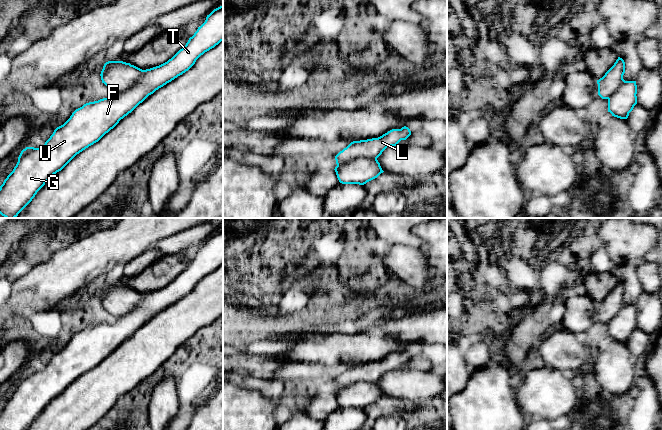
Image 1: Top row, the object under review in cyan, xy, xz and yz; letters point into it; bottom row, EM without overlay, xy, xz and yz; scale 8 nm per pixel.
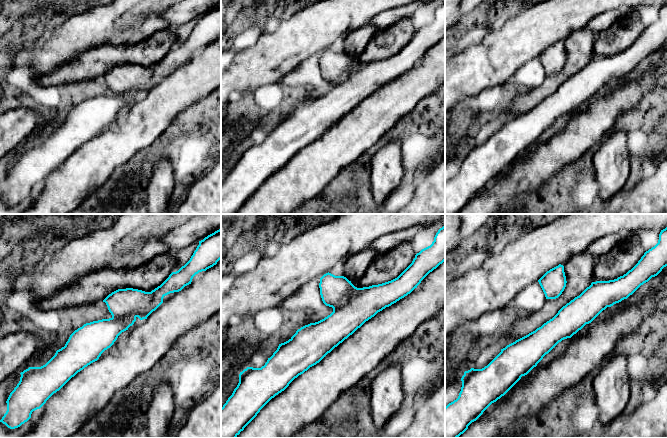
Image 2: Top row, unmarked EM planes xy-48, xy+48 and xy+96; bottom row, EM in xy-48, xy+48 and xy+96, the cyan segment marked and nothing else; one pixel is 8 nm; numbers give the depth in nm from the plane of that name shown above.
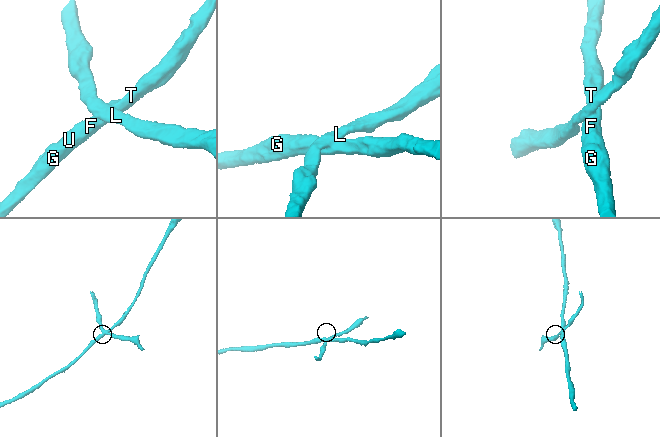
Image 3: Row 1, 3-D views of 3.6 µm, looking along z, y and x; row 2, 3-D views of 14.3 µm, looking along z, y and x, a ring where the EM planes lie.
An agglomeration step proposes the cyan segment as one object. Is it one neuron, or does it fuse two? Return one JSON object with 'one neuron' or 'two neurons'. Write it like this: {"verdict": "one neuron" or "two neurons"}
{"verdict": "two neurons"}

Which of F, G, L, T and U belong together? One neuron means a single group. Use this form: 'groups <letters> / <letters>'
groups F G T U / L

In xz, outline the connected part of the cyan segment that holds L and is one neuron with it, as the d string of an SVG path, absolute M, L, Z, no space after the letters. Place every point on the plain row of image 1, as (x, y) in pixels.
M408 351L392 353L378 362L353 365L336 380L336 388L344 388L358 382L377 383L388 370L396 370L411 359Z

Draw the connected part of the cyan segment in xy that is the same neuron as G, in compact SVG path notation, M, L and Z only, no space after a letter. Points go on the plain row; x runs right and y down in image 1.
M223 229L207 239L205 246L171 283L159 290L143 294L143 301L133 311L120 317L113 317L110 321L84 328L76 333L63 349L54 354L42 371L23 373L13 395L0 410L0 430L27 430L45 407L77 378L98 366L149 319L188 295L201 279L221 265L223 265Z

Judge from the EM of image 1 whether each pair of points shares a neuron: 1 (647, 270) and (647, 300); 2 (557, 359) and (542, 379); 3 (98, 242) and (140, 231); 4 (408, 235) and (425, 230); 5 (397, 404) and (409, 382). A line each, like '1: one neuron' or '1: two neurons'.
1: two neurons
2: two neurons
3: one neuron
4: two neurons
5: two neurons

